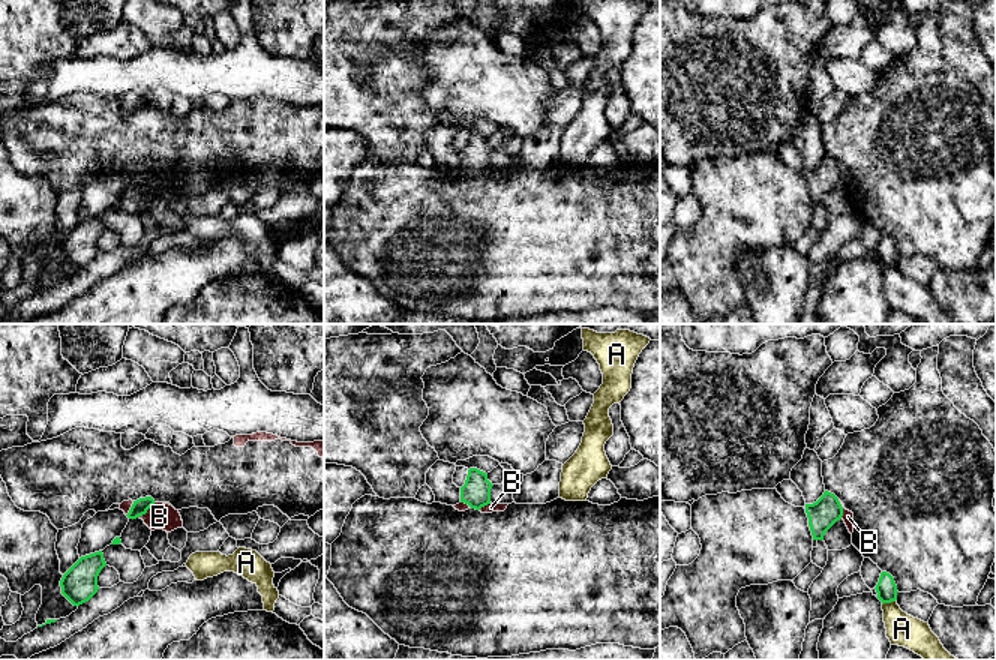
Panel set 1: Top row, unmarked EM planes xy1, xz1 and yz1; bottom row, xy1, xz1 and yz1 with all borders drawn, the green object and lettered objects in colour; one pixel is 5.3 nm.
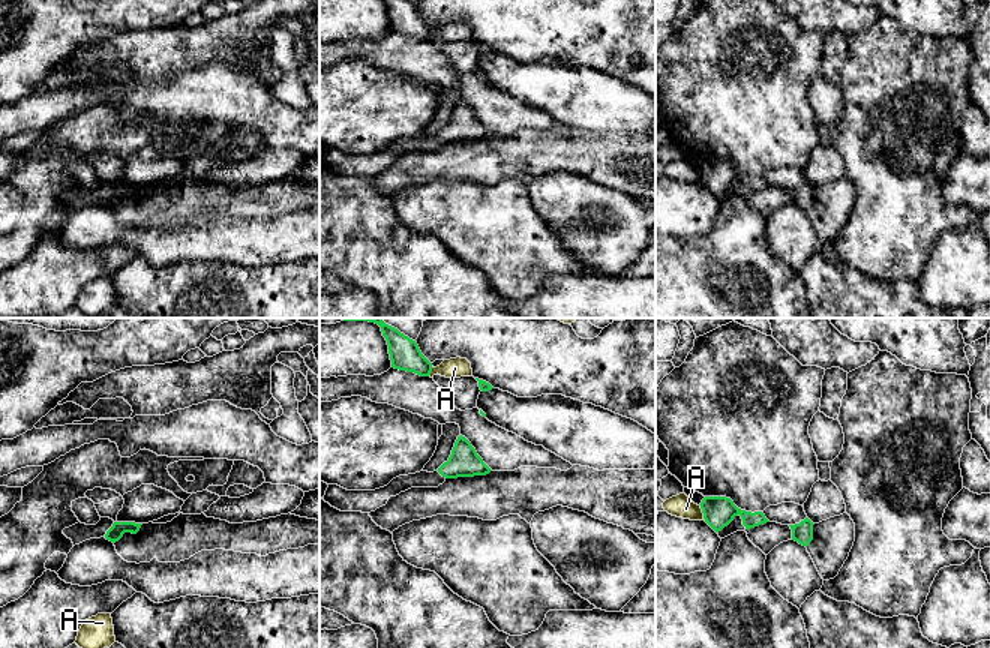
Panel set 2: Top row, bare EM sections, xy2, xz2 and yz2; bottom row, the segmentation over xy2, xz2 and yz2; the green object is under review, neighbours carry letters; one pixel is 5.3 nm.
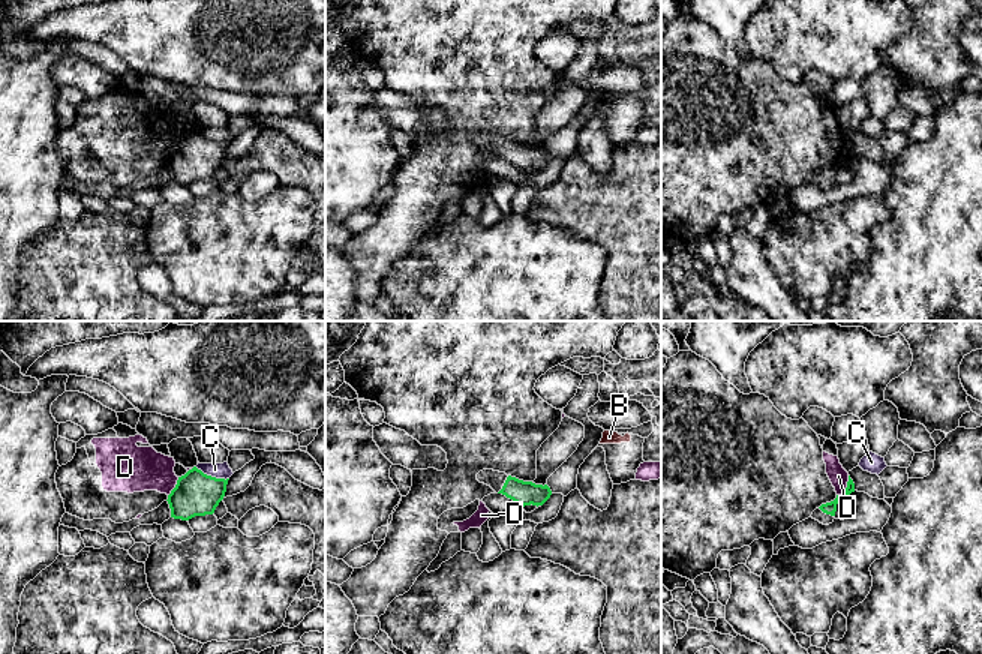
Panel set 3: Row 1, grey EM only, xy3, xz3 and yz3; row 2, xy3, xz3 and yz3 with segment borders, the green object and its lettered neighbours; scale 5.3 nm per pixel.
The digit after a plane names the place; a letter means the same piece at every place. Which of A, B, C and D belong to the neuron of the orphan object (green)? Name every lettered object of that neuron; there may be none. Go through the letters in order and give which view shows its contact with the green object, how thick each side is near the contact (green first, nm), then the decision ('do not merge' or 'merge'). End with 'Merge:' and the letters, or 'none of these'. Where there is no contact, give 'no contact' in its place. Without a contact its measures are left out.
A: meets green in yz2; 170 nm thick on the green side, 120 nm on the other; do not merge
B: meets green in yz1; 160 nm thick on the green side, 60 nm on the other; do not merge
C: meets green in xy3; 240 nm thick on the green side, 80 nm on the other; do not merge
D: meets green in yz3; 60 nm thick on the green side, 100 nm on the other; do not merge
Merge: none of these

